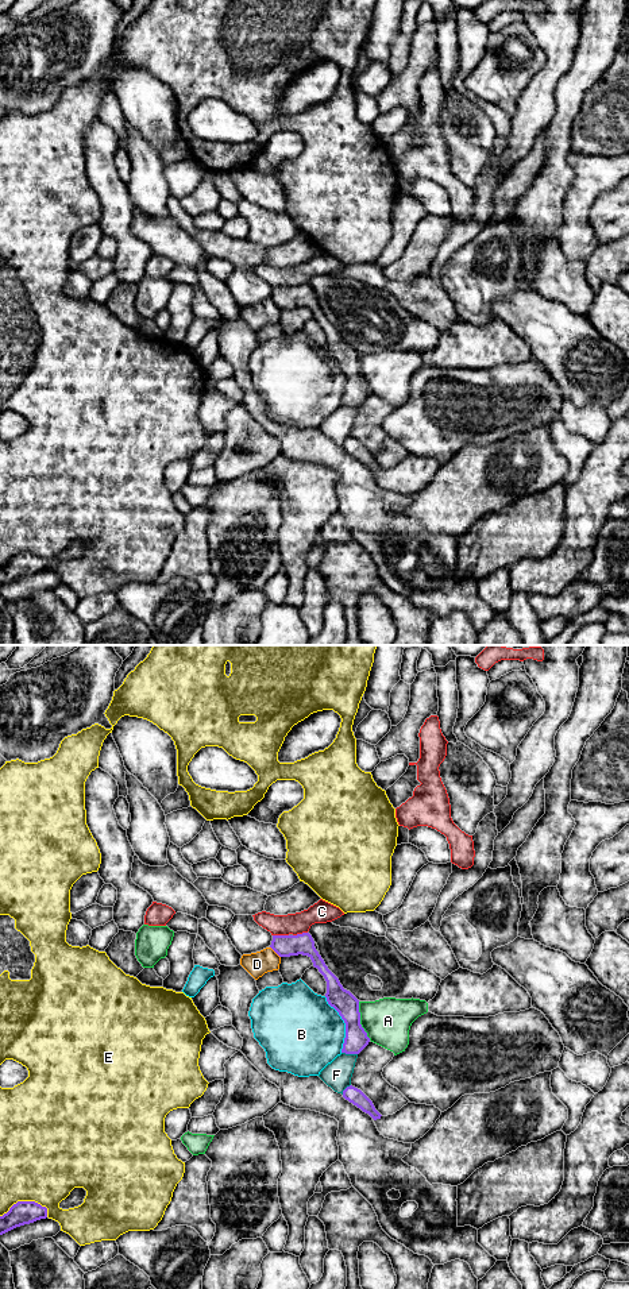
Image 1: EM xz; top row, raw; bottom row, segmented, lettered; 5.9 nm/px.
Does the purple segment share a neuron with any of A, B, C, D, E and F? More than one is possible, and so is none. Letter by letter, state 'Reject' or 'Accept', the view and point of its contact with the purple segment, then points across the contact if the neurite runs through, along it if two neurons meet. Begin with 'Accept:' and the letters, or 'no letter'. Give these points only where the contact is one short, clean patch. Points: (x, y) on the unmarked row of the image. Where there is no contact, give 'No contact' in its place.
Accept: no letter
A: Reject. Touches purple at xz (359, 373)
B: Reject. Touches purple at xz (346, 377)
C: Reject. Touches purple at xz (281, 288)
D: Reject. Touches purple at xz (274, 303)
E: Reject. Touches purple at xz (23, 554)
F: Reject. Touches purple at xz (350, 405)

